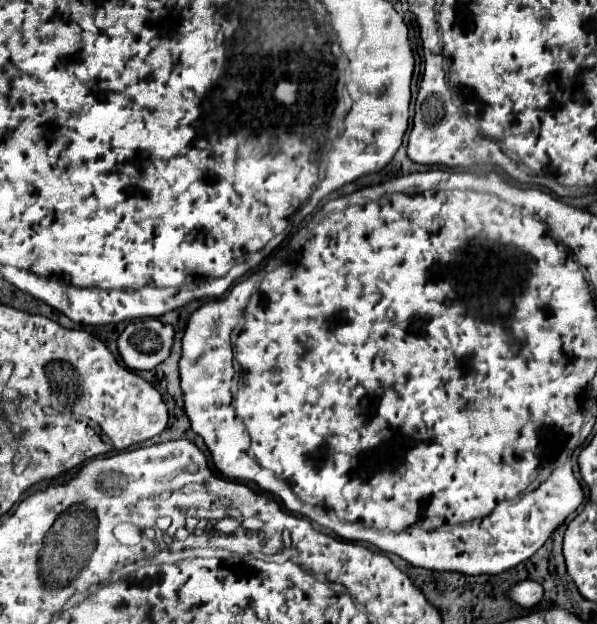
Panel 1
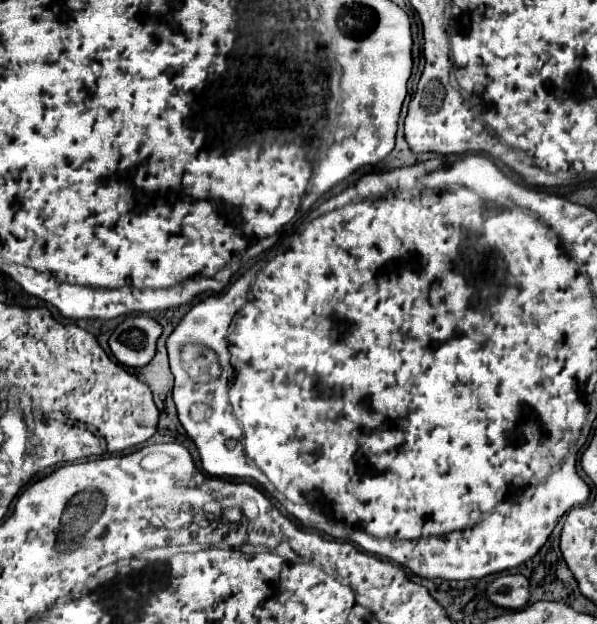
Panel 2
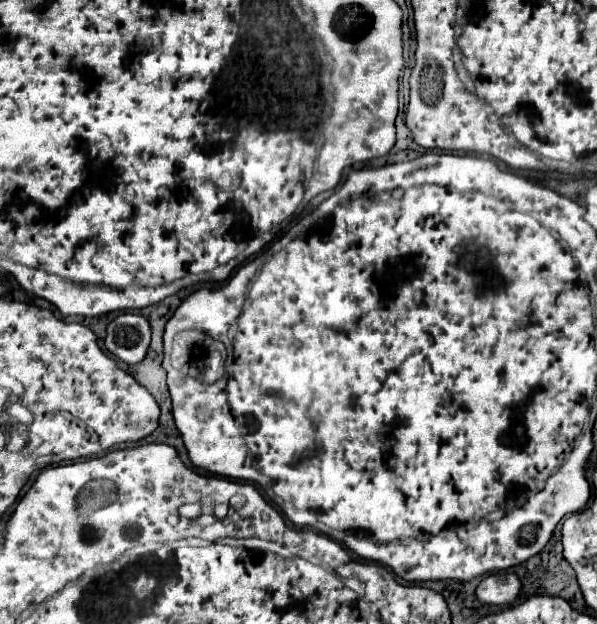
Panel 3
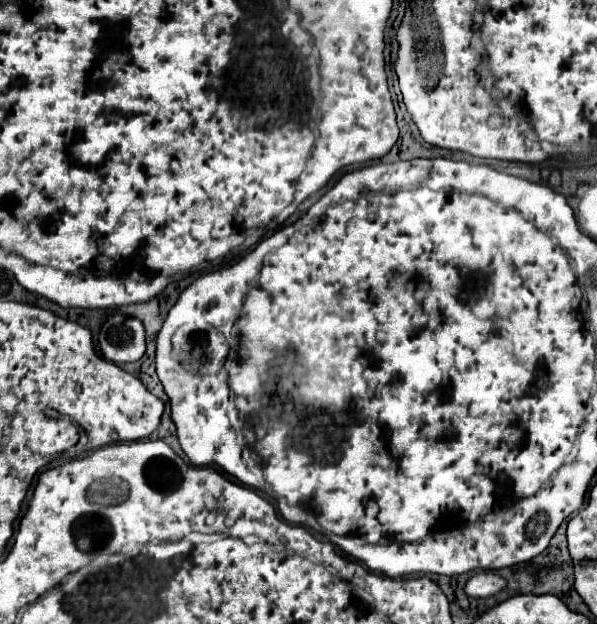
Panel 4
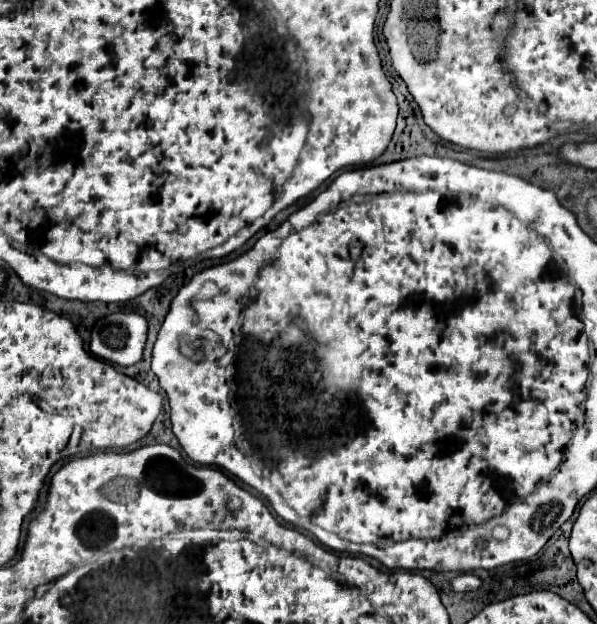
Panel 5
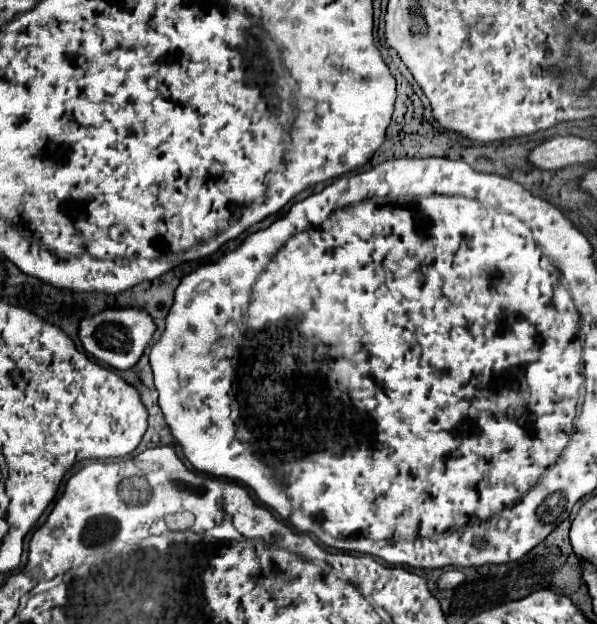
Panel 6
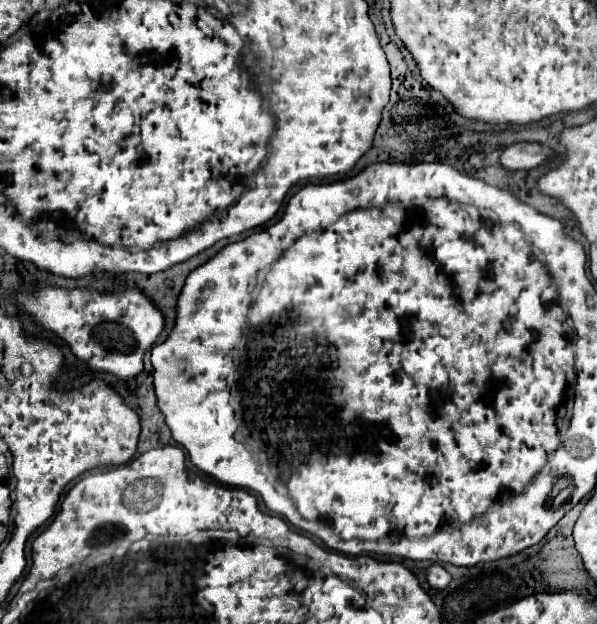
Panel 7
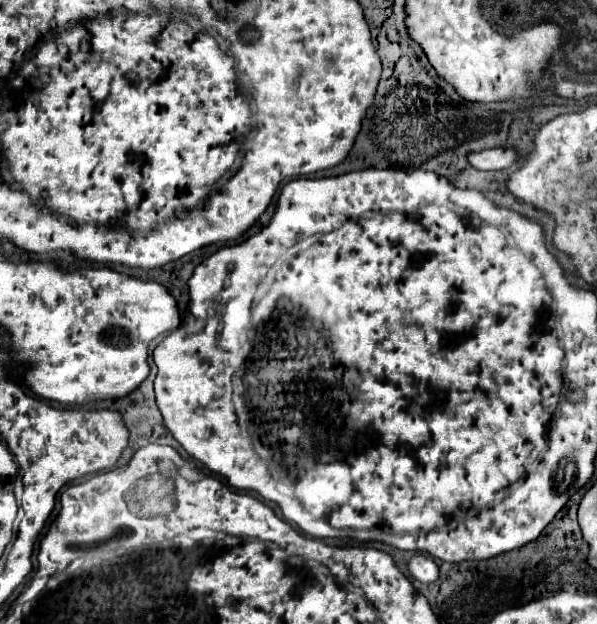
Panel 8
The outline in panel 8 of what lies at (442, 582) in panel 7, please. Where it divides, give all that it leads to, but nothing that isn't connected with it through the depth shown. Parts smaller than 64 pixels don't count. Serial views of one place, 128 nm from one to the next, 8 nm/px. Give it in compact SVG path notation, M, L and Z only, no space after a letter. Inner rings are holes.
M416 554L408 560L408 572L420 580L420 582L434 582L438 578L438 566L436 566L436 572L434 572L434 560L430 556L424 556L424 554Z

